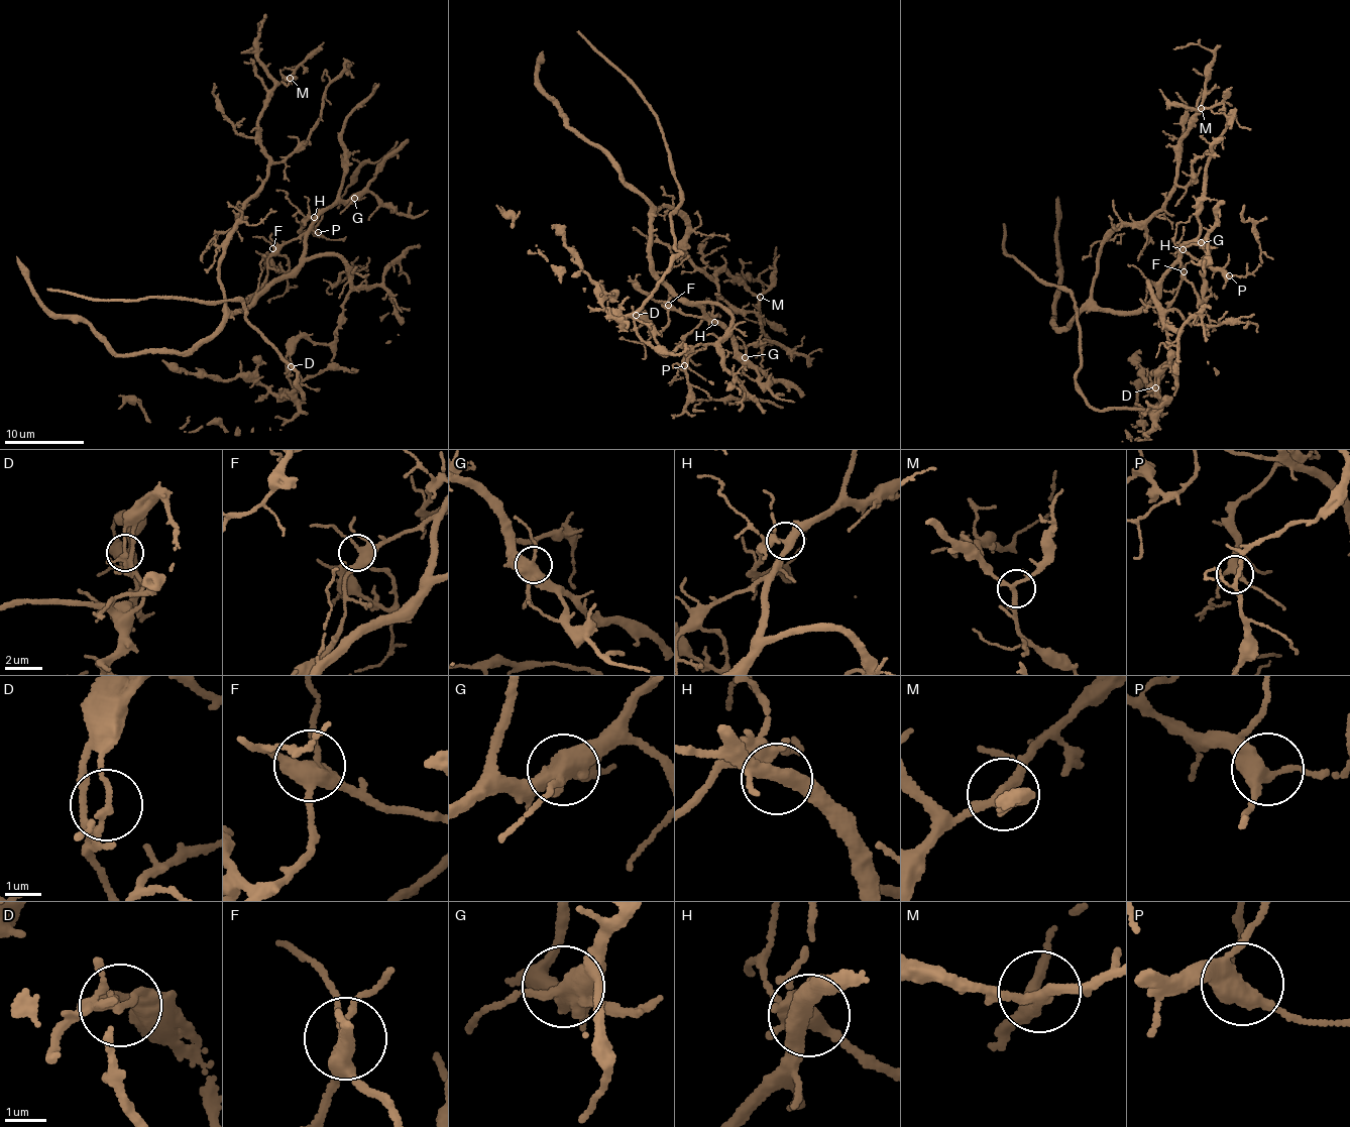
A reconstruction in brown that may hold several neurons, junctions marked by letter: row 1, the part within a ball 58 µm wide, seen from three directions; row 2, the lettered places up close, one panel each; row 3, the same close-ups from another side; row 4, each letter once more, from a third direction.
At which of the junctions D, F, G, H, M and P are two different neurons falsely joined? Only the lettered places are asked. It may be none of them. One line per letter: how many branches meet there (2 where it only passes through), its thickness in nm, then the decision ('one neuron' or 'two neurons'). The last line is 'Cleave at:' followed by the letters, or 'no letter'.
D: 4 | 140 nm | two neurons
F: 5 | 360 nm | one neuron
G: 4 | 480 nm | one neuron
H: 4 | 380 nm | one neuron
M: 3 | 200 nm | one neuron
P: 4 | 360 nm | one neuron
Cleave at: D

